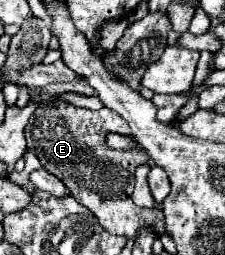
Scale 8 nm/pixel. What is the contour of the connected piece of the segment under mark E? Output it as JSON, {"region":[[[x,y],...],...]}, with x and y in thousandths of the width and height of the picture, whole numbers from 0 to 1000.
{"region":[[[209,400],[173,408],[111,502],[120,588],[138,588],[191,659],[280,706],[307,761],[396,816],[440,878],[502,918],[600,933],[618,894],[671,886],[724,918],[724,839],[689,816],[618,816],[582,784],[591,753],[591,675],[618,643],[653,643],[653,596],[600,557],[564,588],[476,580],[476,525],[520,518],[538,533],[582,533],[573,486],[502,431],[449,424],[440,439],[342,424],[298,400]]]}

